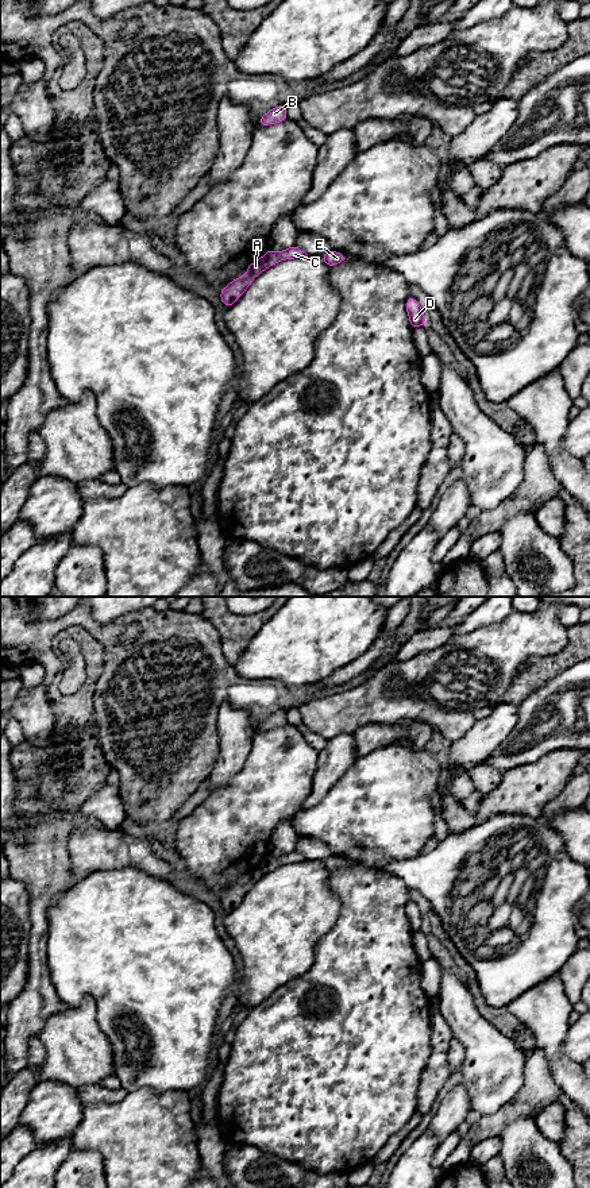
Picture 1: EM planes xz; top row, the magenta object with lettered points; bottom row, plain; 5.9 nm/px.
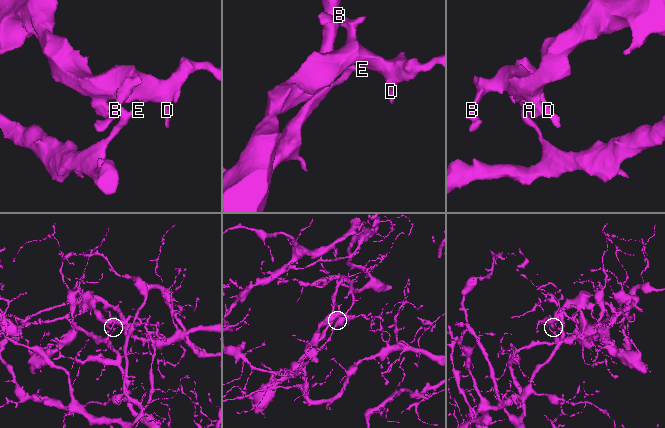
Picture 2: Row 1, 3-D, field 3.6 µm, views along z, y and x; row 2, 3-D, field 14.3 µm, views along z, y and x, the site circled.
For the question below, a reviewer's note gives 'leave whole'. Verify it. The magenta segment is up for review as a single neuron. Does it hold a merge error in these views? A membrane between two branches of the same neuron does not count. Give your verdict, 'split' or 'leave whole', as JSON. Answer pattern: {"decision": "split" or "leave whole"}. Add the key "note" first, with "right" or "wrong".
{"note": "wrong", "decision": "split"}

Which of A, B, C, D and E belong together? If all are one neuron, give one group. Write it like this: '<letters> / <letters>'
A C E / B D

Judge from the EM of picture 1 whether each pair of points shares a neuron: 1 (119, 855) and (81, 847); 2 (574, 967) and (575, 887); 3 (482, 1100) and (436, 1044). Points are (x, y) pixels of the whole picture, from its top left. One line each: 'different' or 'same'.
1: same
2: different
3: different

